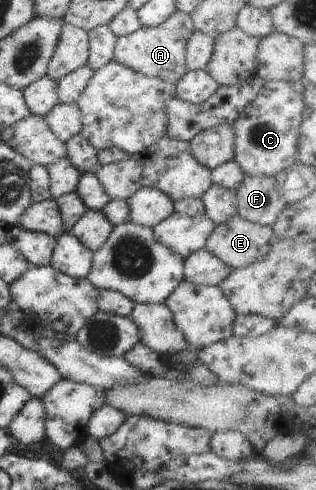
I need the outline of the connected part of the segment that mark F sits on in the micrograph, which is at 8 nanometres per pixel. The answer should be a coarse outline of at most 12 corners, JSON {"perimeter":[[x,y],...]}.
{"perimeter":[[244,177],[236,189],[239,217],[275,225],[288,205],[274,177]]}

